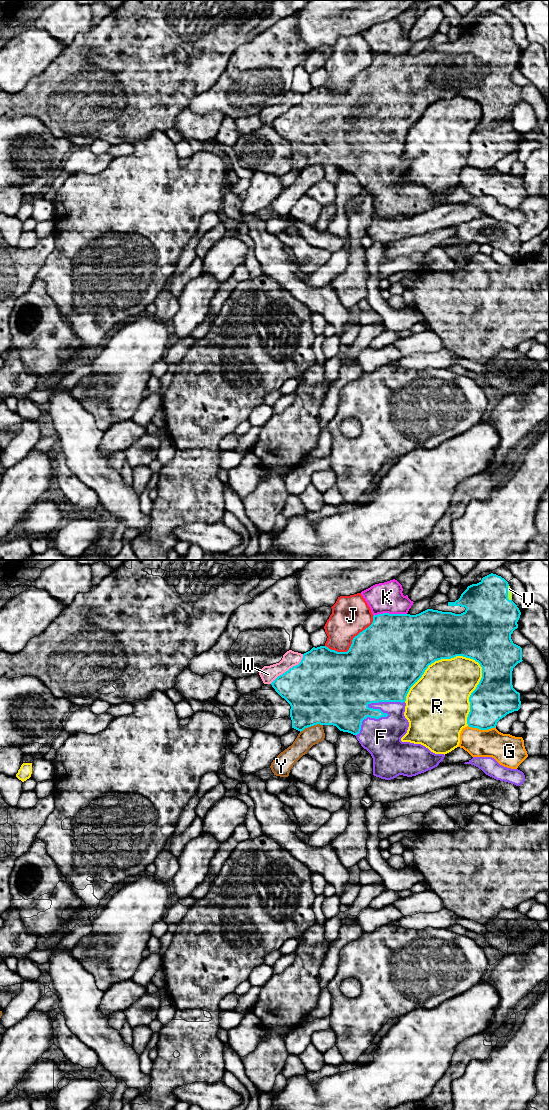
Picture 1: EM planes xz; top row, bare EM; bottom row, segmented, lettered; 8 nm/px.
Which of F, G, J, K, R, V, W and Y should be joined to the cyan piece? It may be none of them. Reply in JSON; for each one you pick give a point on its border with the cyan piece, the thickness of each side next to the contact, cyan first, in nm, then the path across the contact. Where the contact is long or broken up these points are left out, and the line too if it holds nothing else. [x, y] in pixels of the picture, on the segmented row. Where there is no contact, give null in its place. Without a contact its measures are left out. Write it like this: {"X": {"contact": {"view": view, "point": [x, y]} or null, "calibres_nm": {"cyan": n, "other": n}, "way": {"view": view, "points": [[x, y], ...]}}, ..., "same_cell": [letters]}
{"F": {"contact": {"view": "xz", "point": [379, 709]}, "calibres_nm": {"cyan": 380, "other": 300}}, "V": {"contact": {"view": "xz", "point": [507, 593]}, "calibres_nm": {"cyan": 420, "other": 30}}, "same_cell": ["F", "V"]}

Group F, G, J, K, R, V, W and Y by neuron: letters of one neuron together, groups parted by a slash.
F V / G / J / K / R / W / Y

